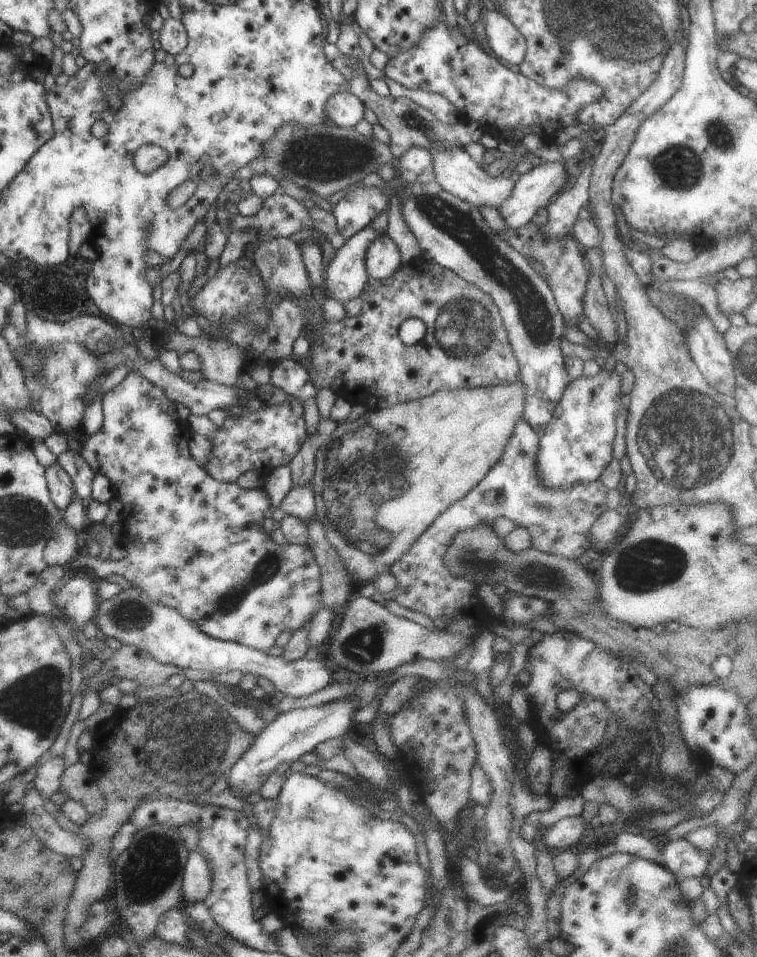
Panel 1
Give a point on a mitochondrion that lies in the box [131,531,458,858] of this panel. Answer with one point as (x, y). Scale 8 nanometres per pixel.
(188, 739)

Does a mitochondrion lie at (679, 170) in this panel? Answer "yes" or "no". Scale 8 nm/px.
yes

